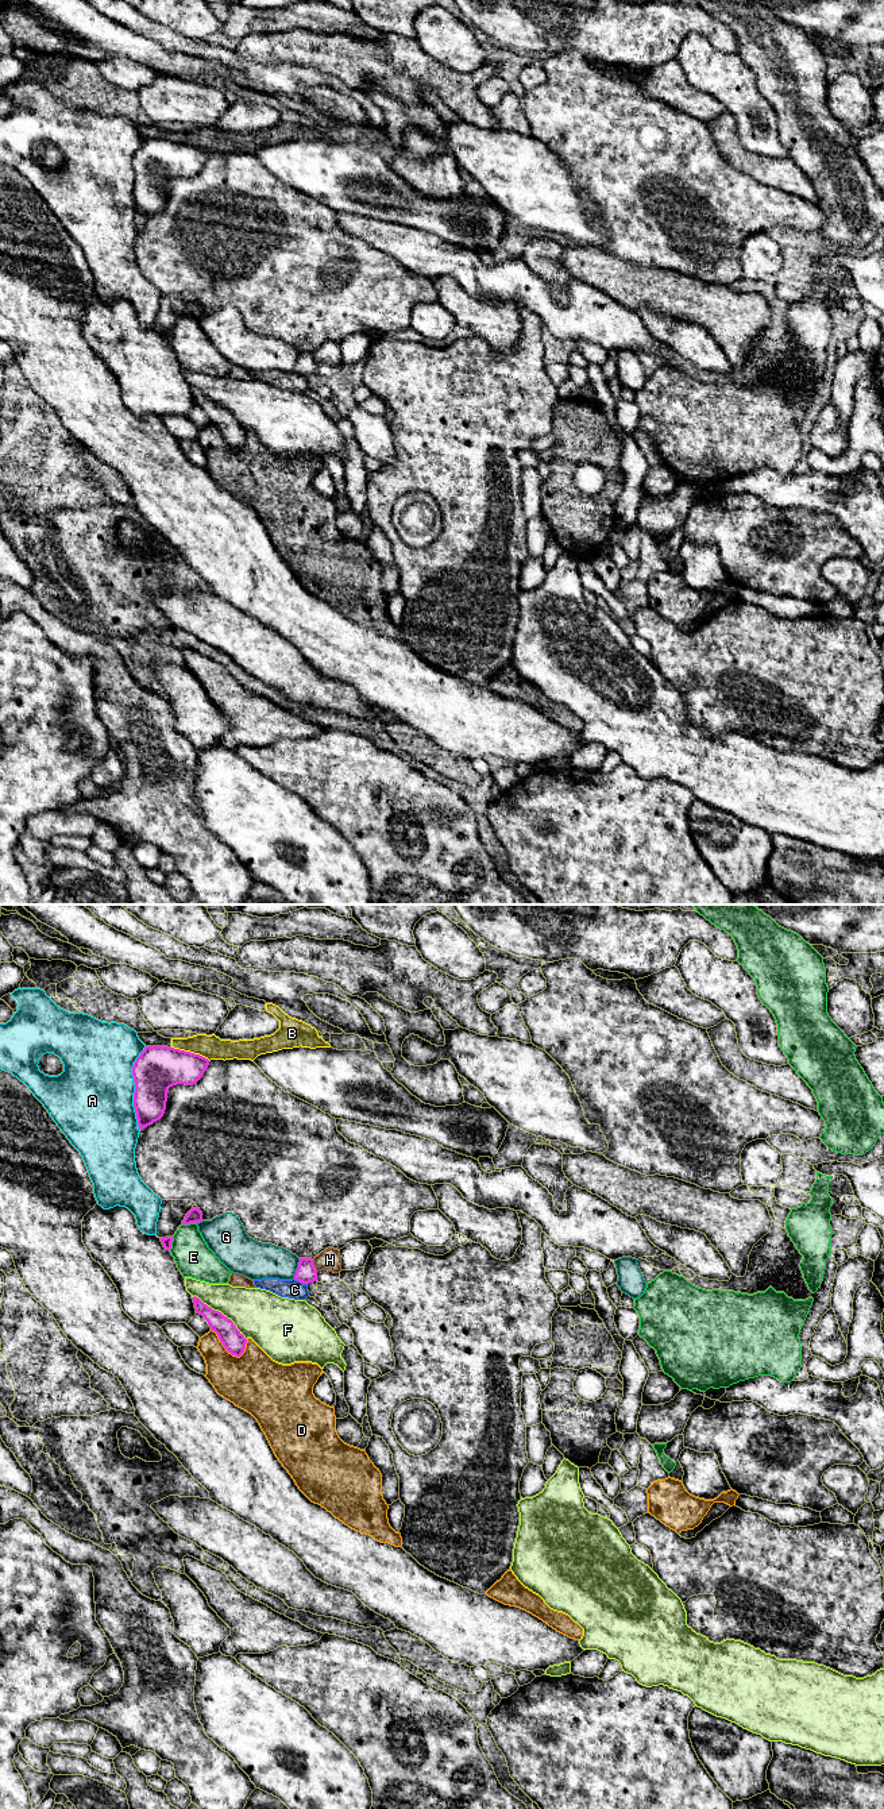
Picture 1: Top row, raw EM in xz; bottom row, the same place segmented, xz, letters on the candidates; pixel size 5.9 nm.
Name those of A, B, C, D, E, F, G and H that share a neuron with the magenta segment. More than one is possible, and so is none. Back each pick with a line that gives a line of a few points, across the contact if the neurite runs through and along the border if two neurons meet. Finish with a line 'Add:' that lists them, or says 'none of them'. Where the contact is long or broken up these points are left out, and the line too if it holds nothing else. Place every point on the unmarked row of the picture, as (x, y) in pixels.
Add: none of them

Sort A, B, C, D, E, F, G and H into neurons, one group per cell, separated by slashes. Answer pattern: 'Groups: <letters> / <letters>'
Groups: A / B / C / D / E / F / G / H

